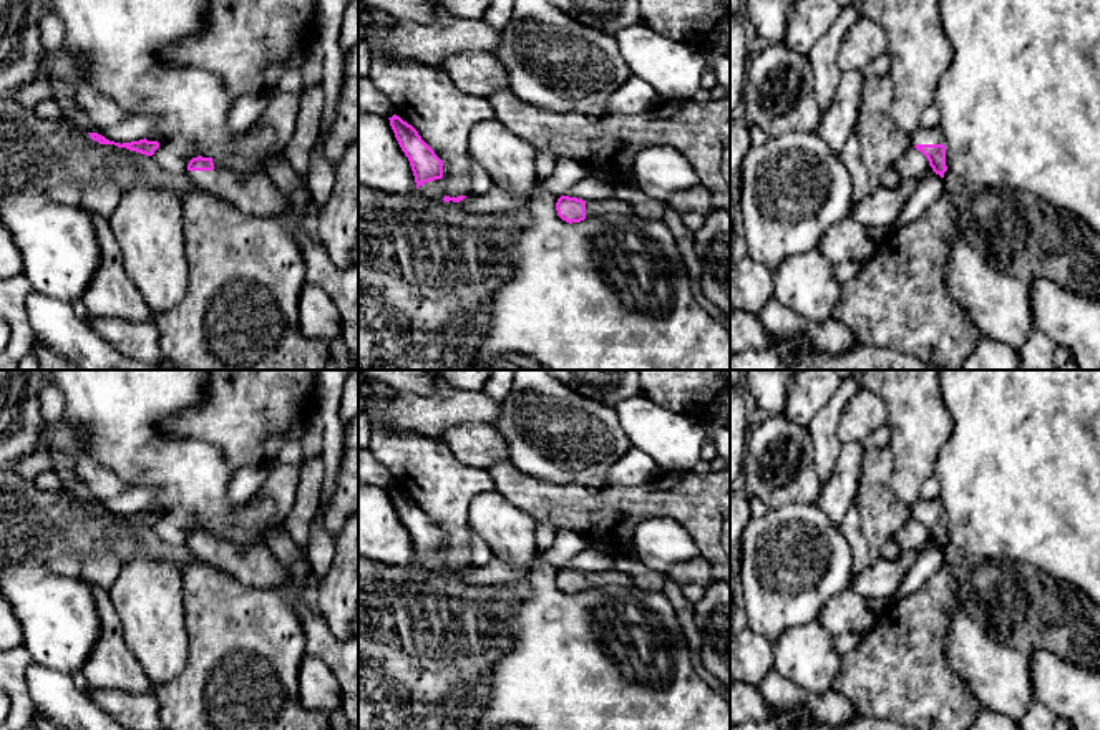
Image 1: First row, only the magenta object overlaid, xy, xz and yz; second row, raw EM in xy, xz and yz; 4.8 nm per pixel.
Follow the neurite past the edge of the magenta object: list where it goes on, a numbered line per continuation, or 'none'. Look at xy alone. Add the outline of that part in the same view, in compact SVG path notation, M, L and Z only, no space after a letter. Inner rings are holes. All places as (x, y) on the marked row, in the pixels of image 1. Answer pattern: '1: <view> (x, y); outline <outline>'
1: xy (254, 193); outline M236 166L212 171L186 171L204 191L229 201L249 216L279 216L289 207L287 194L274 186L262 171L242 174Z

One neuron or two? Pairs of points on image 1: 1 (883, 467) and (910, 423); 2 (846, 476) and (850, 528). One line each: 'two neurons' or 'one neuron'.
1: two neurons
2: two neurons

